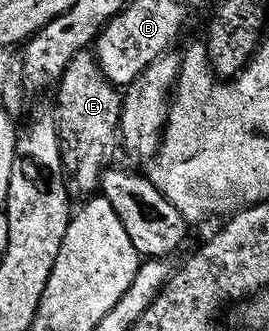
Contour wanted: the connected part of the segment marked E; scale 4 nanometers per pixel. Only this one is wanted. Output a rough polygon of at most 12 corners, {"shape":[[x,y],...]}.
{"shape":[[79,51],[55,84],[64,187],[88,197],[122,95]]}

